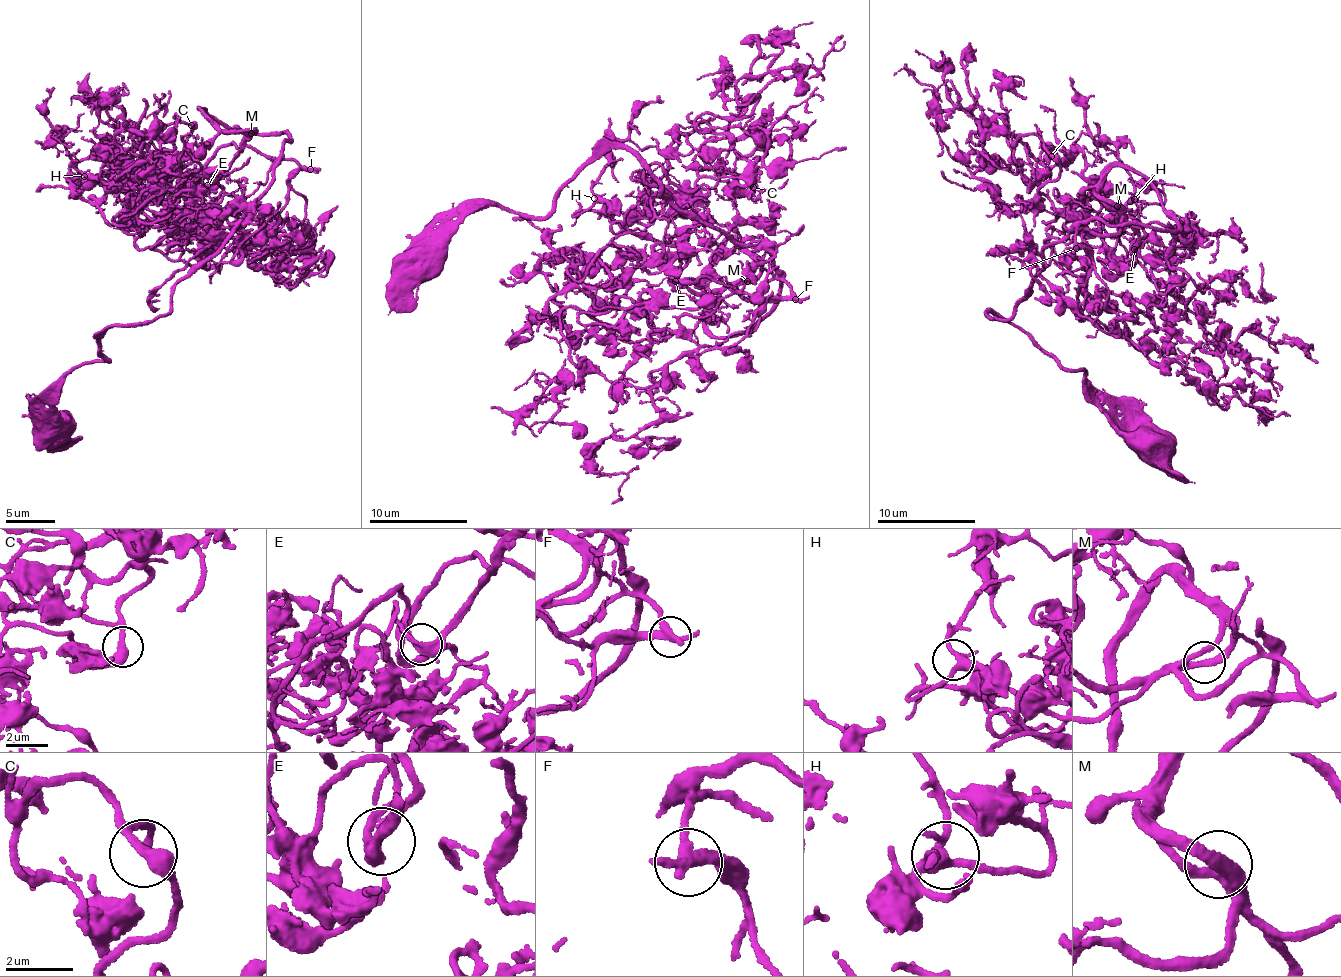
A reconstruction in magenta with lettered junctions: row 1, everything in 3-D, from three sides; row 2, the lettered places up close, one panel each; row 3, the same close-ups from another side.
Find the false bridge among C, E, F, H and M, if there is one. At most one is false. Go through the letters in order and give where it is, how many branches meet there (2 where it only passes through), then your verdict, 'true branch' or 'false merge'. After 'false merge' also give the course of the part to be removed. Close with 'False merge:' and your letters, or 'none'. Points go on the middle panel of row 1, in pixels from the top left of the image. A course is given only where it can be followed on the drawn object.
C: at (753, 187); 3 branches meet; true branch
E: at (675, 281); 3 branches meet; true branch
F: at (795, 299); 3 branches meet; true branch
H: at (594, 198); 3 branches meet; true branch
M: at (747, 281); 3 branches meet; true branch
False merge: none

